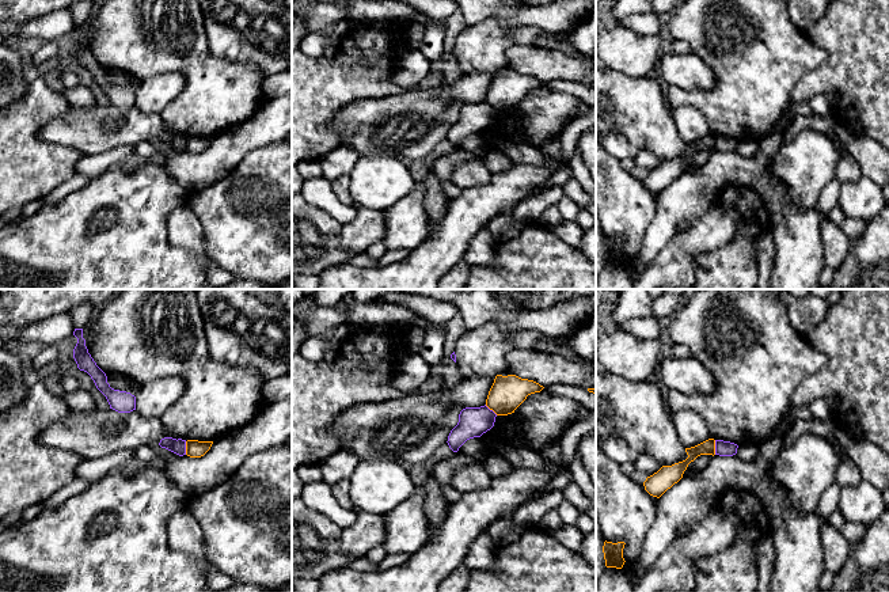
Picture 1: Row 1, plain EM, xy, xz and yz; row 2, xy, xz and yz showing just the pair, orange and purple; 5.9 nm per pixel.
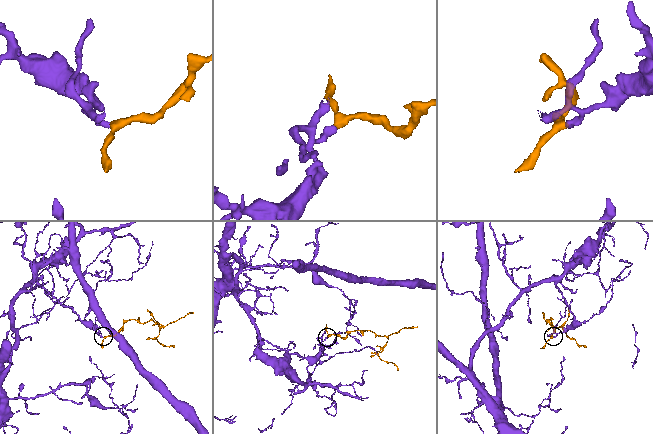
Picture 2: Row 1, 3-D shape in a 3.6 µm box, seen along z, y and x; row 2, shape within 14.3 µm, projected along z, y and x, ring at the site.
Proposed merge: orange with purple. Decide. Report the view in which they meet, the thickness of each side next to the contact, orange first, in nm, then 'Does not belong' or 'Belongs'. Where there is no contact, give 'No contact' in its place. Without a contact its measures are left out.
Touches orange in yz. Thickness 90 nm (orange) against 100 nm. Does not belong

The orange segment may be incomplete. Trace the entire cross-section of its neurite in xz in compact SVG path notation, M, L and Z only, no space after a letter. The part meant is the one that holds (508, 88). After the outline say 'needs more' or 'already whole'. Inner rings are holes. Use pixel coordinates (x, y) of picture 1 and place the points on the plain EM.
M497 71L489 87L486 102L497 111L508 111L527 95L528 91L540 88L544 83L516 71Z; already whole

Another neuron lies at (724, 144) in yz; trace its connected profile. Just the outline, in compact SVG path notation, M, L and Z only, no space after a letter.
M715 136L715 151L733 152L737 149L738 141L730 137Z

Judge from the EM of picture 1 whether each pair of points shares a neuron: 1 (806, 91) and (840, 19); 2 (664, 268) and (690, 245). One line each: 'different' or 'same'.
1: same
2: same

